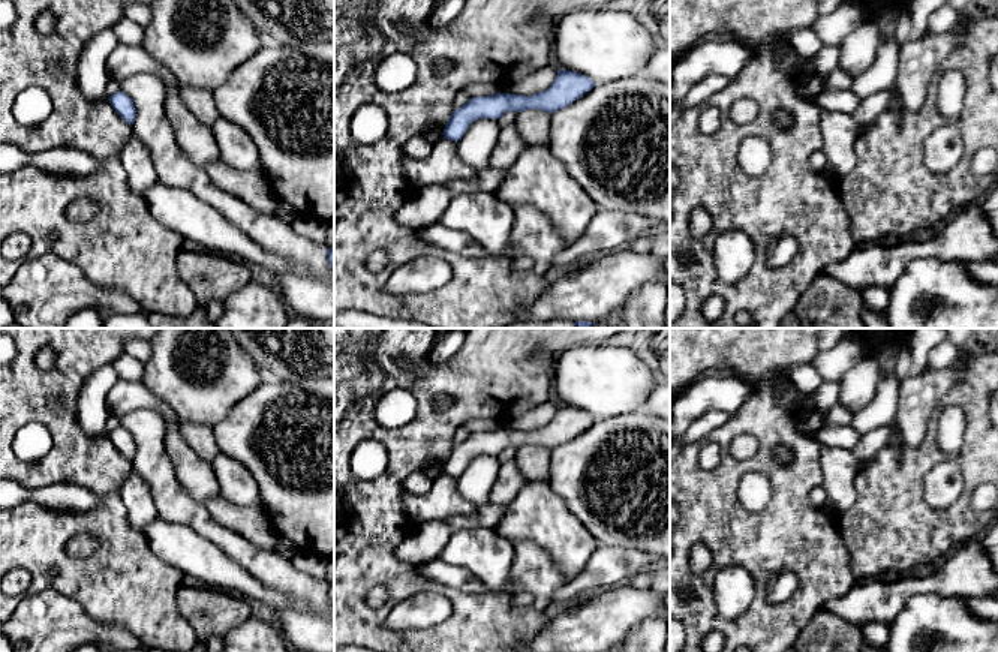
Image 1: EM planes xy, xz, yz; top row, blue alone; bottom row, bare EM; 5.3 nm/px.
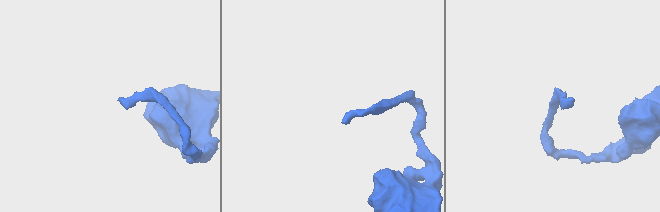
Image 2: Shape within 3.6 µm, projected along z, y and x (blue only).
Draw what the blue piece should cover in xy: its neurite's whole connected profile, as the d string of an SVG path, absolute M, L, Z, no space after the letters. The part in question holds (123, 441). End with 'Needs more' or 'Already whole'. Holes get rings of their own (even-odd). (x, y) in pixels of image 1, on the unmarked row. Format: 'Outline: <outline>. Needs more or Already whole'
Outline: M117 427L111 433L108 433L109 439L115 445L115 448L130 462L136 453L136 444L132 435L124 427Z. Already whole

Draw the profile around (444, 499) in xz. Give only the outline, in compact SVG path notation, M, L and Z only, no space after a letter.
M447 474L435 480L429 493L405 496L405 513L417 526L448 516L475 516L477 508L478 504L465 499L456 478Z

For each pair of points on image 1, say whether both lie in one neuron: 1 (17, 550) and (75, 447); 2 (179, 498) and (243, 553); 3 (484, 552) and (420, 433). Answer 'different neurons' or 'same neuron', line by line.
1: same neuron
2: same neuron
3: different neurons

